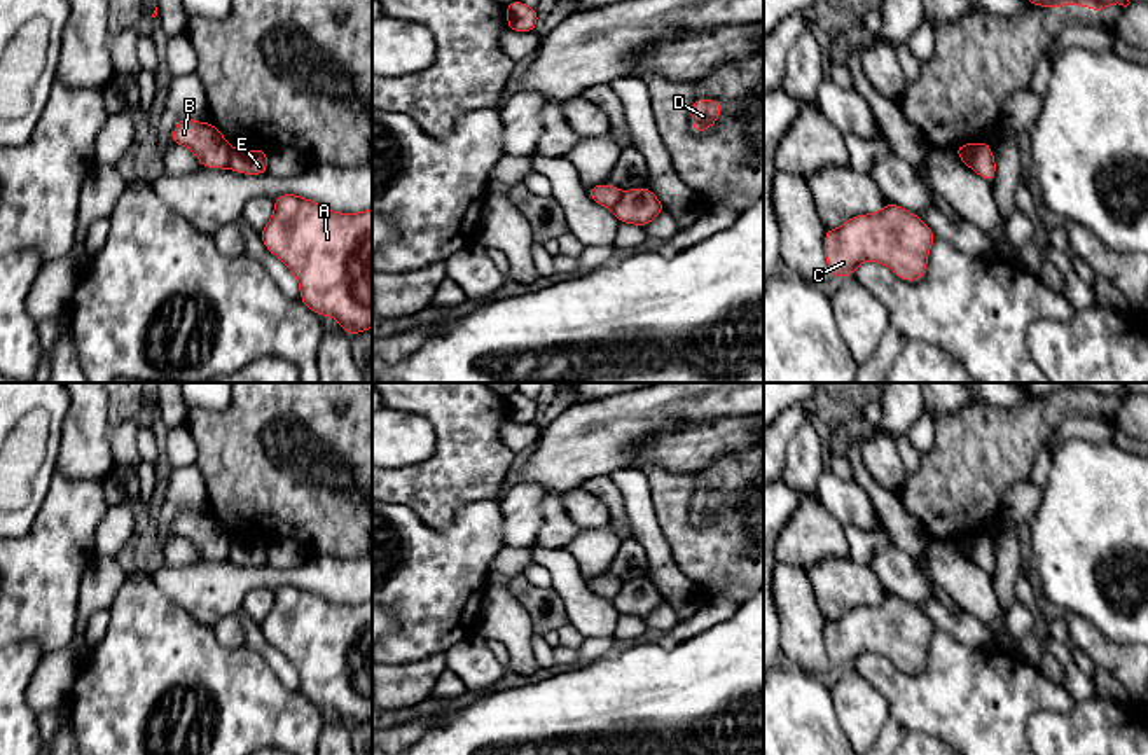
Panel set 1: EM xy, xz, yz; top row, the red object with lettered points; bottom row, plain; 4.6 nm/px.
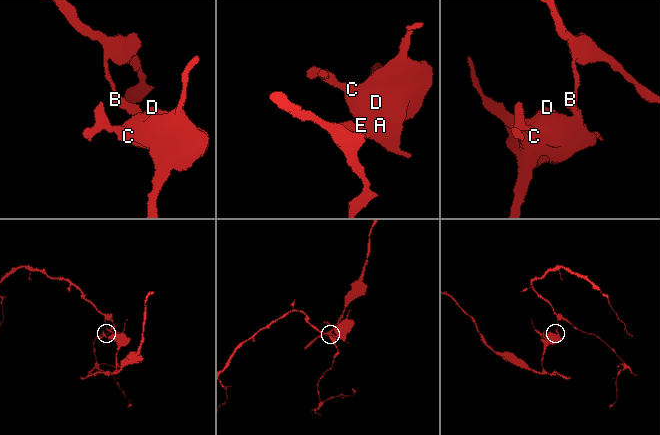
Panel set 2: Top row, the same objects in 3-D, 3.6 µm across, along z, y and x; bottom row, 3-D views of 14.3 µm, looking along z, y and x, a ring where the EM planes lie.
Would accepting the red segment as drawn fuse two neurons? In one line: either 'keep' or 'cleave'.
cleave

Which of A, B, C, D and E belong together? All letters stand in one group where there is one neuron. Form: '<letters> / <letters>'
A C D E / B

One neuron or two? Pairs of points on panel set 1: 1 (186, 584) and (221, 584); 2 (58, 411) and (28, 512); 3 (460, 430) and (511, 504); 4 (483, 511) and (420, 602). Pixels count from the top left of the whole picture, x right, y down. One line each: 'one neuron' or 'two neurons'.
1: one neuron
2: one neuron
3: two neurons
4: one neuron

